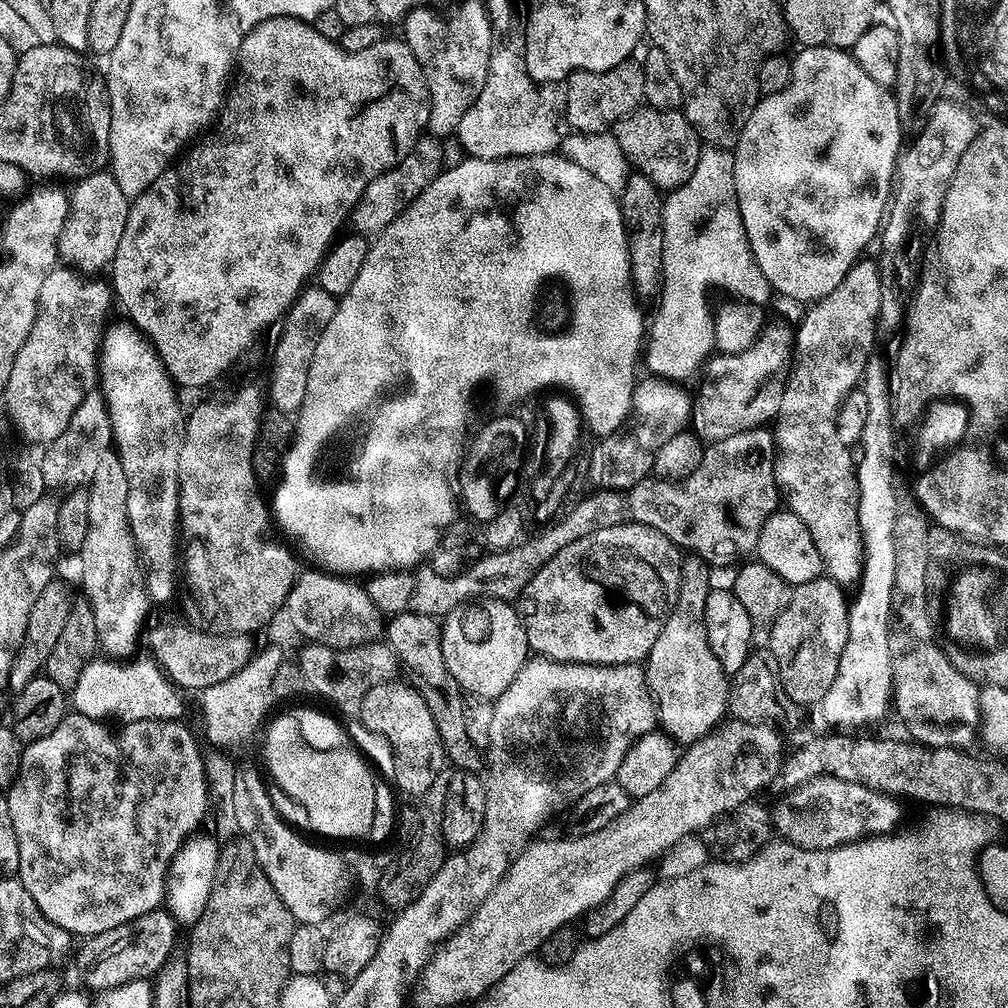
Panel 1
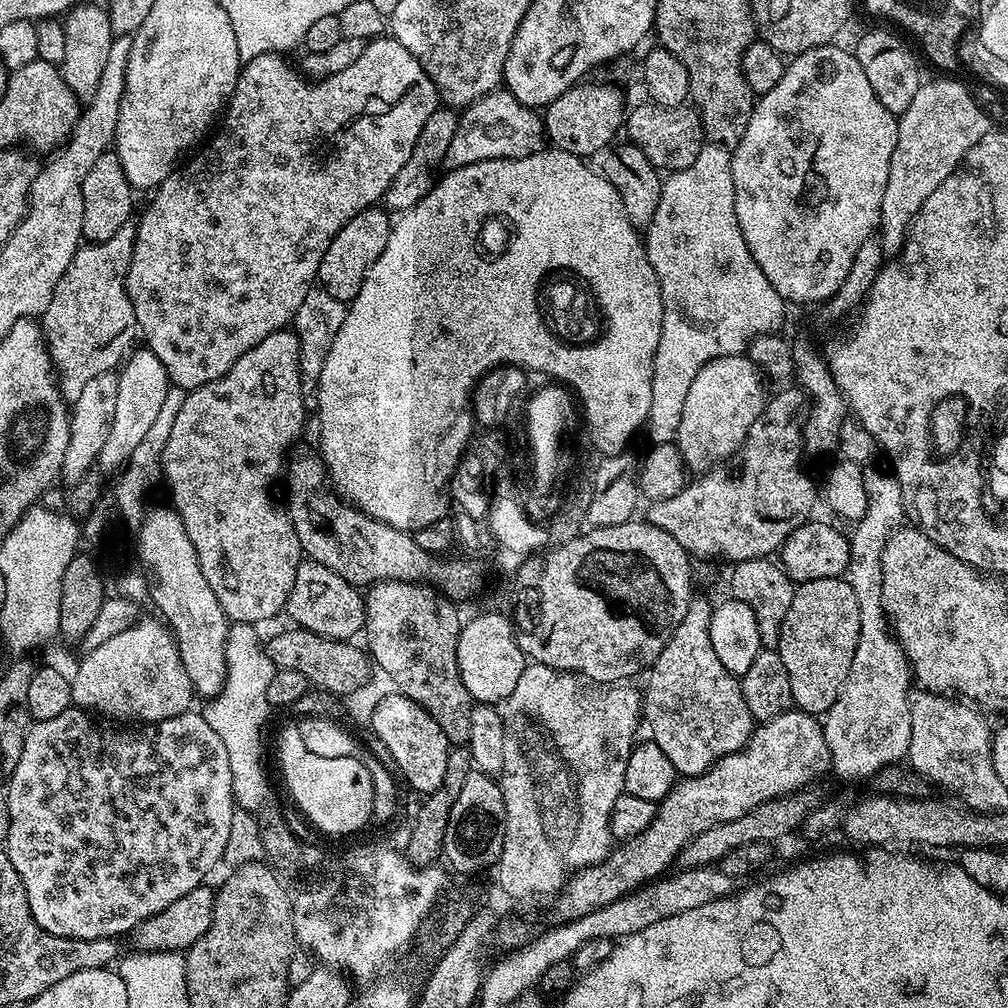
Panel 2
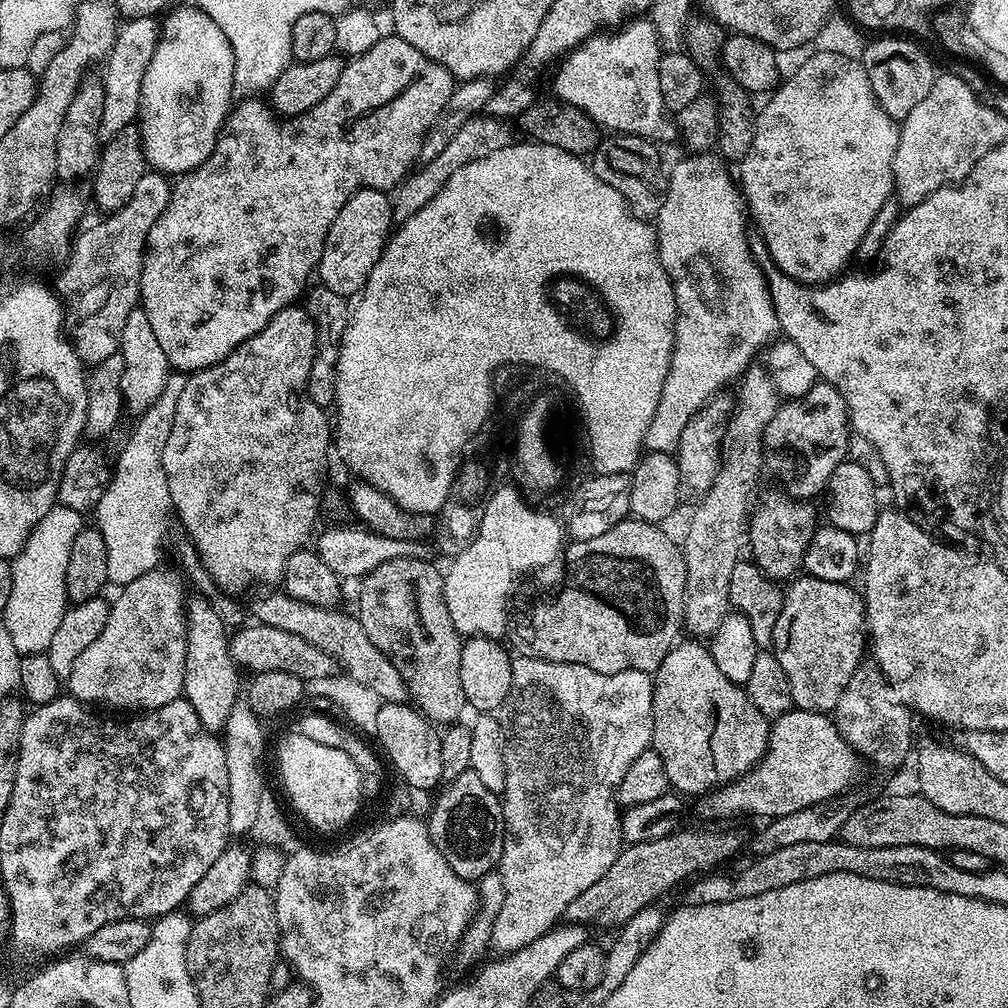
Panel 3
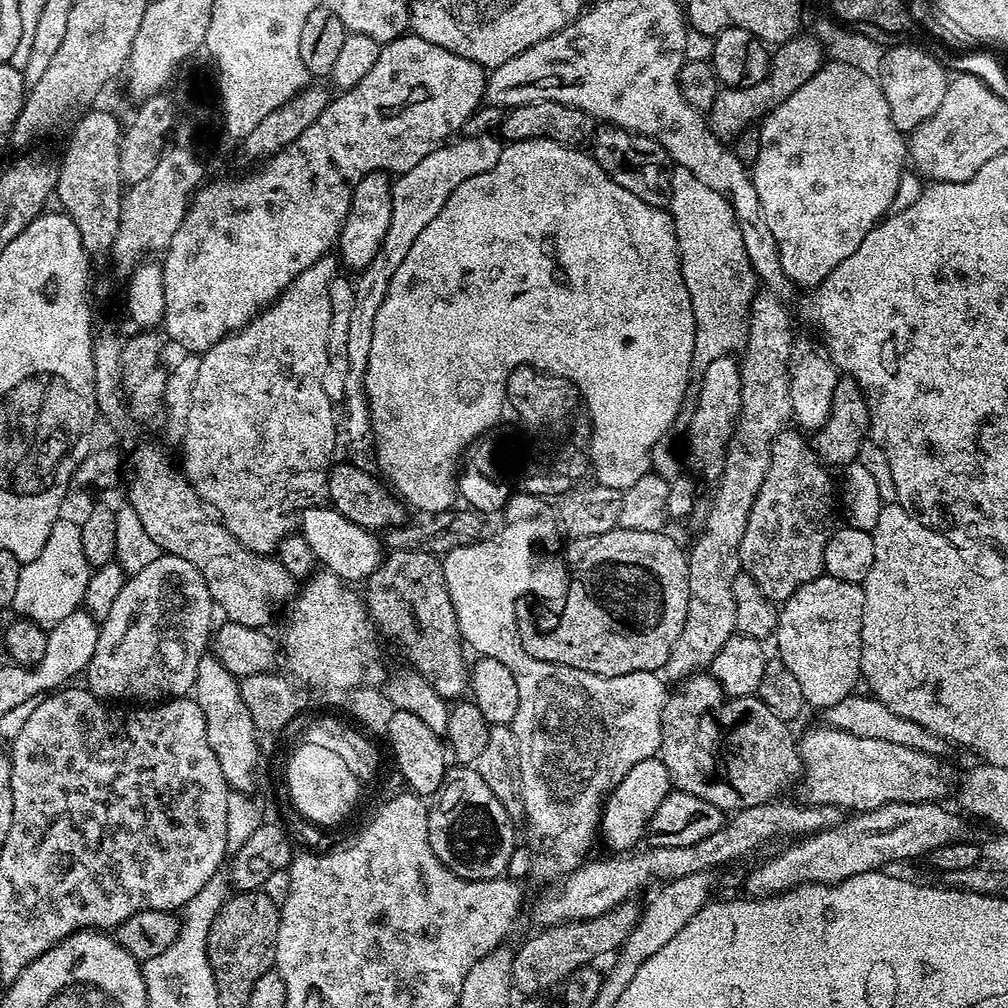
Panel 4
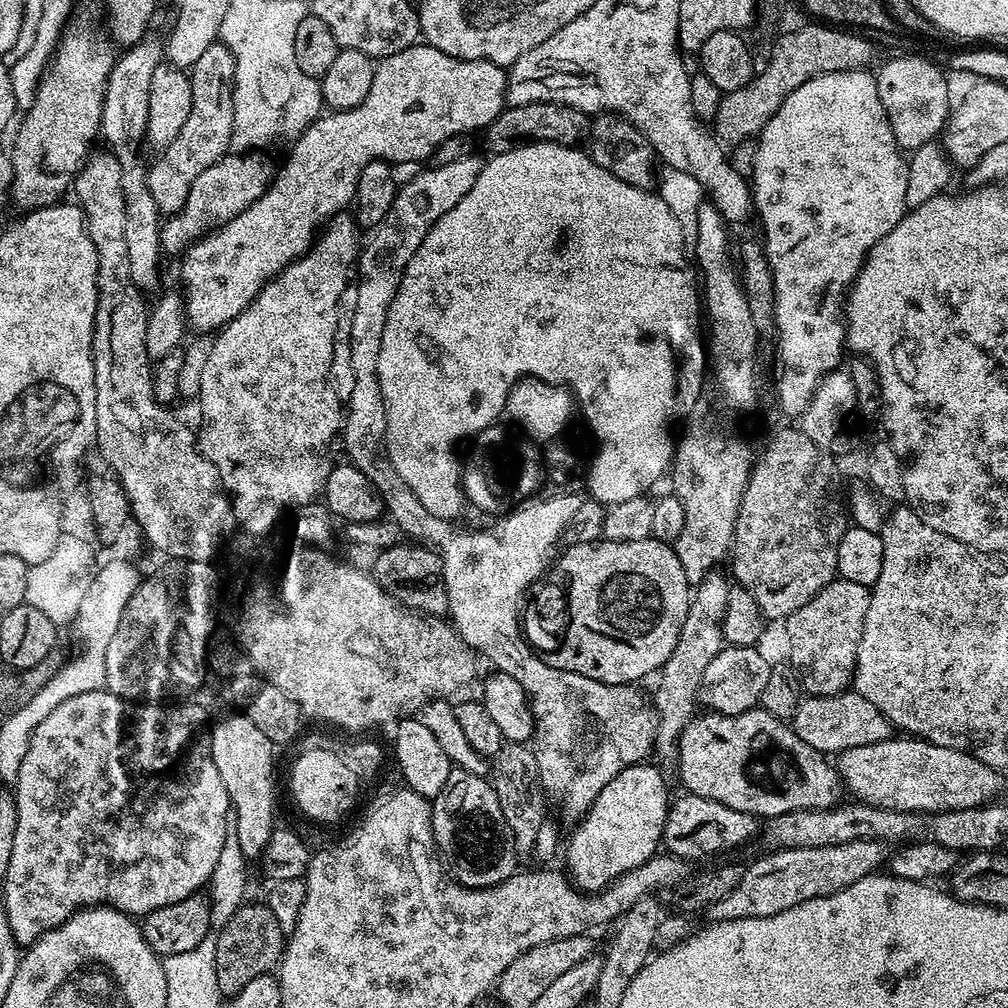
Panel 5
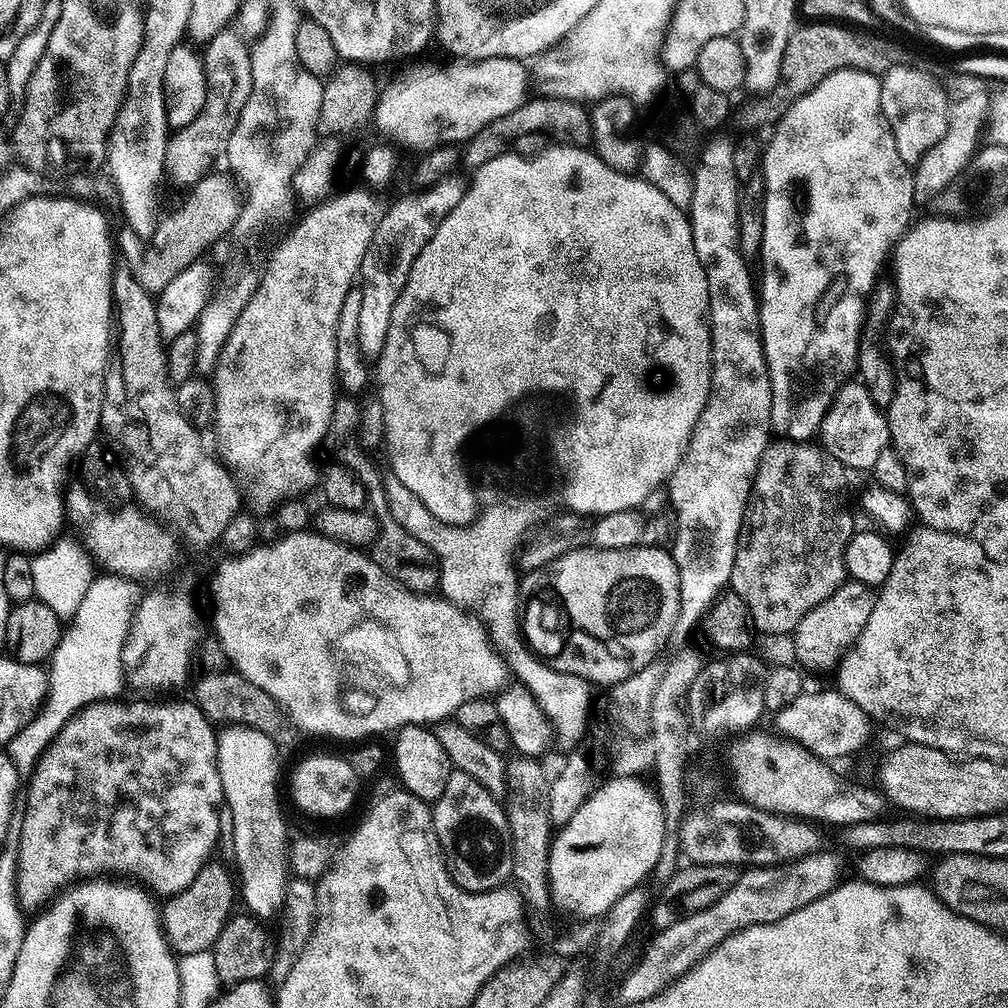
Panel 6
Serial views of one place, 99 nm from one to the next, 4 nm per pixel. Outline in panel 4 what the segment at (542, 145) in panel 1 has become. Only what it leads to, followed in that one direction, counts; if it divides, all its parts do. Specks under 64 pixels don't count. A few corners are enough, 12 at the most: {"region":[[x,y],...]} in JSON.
{"region":[[456,138],[392,180],[390,230],[355,281],[346,333],[347,459],[377,467],[364,380],[378,306],[450,194],[498,162]]}

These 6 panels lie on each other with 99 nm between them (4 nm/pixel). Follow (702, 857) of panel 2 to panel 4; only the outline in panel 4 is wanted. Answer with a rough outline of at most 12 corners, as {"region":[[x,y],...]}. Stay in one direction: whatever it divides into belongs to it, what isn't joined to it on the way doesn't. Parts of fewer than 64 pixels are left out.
{"region":[[641,905],[540,930],[512,957],[525,997],[615,953]]}

